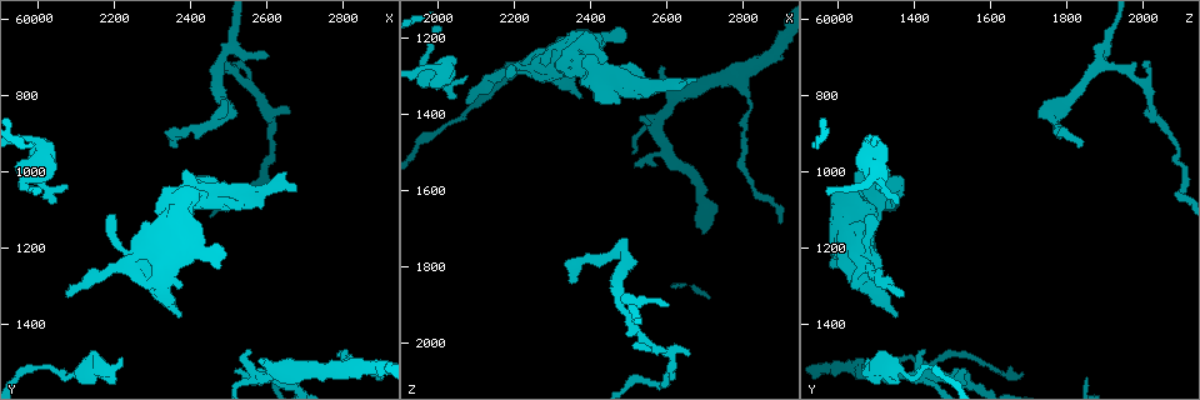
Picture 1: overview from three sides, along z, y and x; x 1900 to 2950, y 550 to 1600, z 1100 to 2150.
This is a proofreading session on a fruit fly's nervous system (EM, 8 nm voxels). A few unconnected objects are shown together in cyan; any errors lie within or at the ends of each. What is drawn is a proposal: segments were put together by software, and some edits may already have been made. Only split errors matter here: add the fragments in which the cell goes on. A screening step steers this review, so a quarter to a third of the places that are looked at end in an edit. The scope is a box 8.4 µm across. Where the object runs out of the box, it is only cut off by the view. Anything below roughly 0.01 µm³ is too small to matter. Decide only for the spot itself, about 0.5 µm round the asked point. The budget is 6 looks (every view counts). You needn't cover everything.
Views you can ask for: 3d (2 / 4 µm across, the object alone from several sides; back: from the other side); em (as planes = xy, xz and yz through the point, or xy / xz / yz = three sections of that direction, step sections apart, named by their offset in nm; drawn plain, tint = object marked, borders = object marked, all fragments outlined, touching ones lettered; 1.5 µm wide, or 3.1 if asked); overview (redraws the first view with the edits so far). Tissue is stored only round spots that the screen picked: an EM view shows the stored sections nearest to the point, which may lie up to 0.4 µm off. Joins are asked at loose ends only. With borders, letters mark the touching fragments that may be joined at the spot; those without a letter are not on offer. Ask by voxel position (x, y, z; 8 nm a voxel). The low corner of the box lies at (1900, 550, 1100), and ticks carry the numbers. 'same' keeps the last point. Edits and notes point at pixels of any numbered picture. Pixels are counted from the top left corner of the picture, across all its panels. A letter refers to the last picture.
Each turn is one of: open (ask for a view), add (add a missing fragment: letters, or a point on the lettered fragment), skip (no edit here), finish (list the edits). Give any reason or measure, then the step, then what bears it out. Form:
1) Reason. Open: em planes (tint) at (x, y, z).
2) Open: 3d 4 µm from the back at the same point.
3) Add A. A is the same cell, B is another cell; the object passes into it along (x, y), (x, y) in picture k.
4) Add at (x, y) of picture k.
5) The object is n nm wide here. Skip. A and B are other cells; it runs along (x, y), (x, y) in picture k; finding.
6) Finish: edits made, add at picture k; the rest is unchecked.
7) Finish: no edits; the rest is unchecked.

Free end. Open: 3d 4 µm at (2380, 1385, 1360).

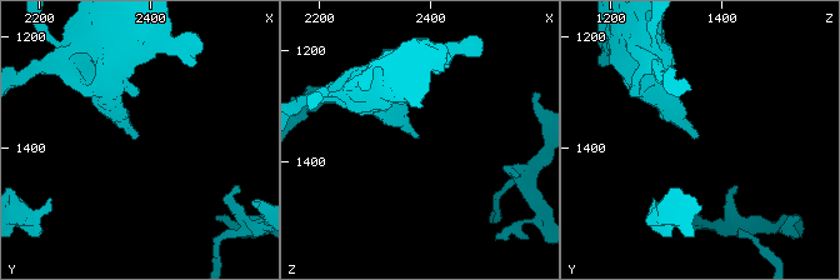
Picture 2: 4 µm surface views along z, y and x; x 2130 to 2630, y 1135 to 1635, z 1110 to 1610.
Shape alone is not enough. Open: em planes (borders) at (2375, 1380, 1355).

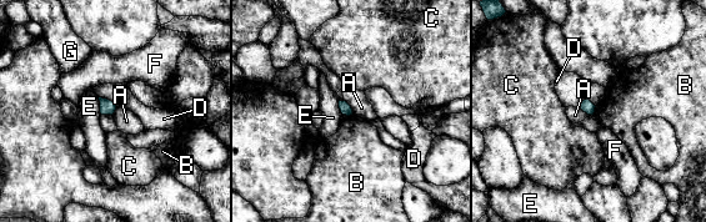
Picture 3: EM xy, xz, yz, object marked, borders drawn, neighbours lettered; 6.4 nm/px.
Skip. A, B, C, D, E, F and G are other cells; a border runs along (344, 100), (350, 106), (352, 114) in picture 3; no lettered fragment goes on from it.

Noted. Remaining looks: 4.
Open: em xz step 4 (borders) at (2585, 1510, 1275).

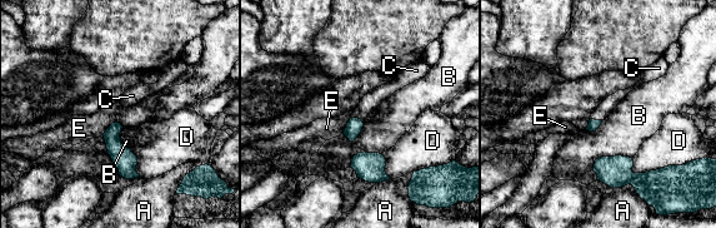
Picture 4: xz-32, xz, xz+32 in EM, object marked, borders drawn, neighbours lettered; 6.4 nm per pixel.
Add C. C is the same cell, A, B, D and E are other cells; the object passes into it along (354, 127), (358, 118), (370, 102) in picture 4; the cell continues.

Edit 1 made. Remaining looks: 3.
Open: 3d 2 µm at (2895, 1535, 1680).

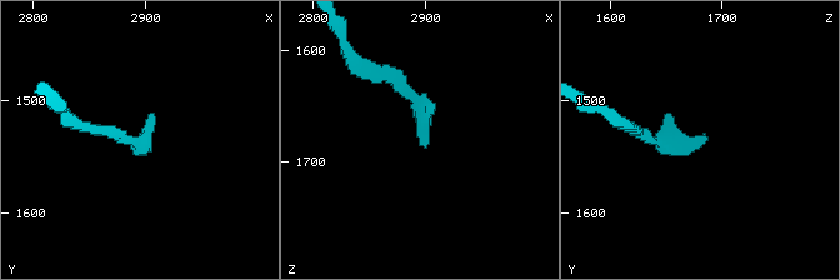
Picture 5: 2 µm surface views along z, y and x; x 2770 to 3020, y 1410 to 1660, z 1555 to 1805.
Now the EM. Open: em planes (borders) at (2892, 1530, 1684).

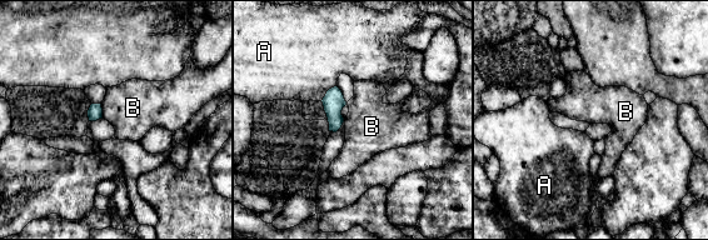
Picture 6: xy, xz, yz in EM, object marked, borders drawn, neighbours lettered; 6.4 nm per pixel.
Skip. A and B are other cells; no lettered fragment goes on from it.

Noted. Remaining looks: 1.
Finish: edits made, add at picture 4; the rest is unchecked.

